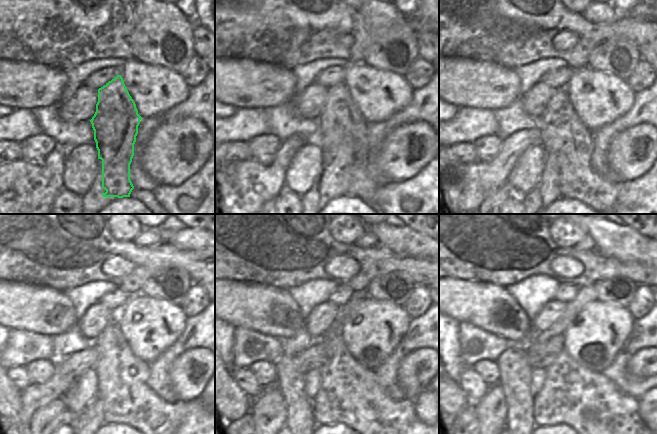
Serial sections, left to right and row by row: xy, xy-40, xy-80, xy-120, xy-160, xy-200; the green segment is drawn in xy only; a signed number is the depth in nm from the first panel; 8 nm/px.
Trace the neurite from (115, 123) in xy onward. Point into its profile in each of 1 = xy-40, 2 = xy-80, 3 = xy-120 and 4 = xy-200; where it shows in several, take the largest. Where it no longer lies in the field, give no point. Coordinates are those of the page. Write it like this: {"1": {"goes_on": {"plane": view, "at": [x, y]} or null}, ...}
{"1": {"goes_on": {"plane": "xy-40", "at": [343, 142]}}, "2": {"goes_on": {"plane": "xy-80", "at": [569, 145]}}, "3": {"goes_on": {"plane": "xy-120", "at": [125, 397]}}, "4": {"goes_on": {"plane": "xy-200", "at": [605, 417]}}}

